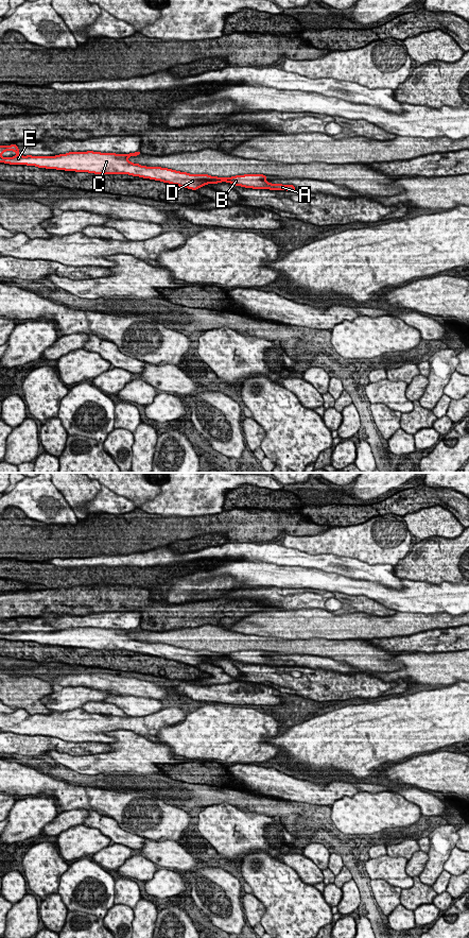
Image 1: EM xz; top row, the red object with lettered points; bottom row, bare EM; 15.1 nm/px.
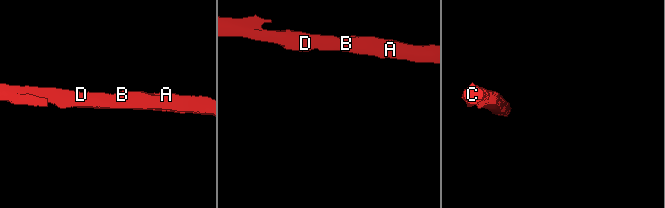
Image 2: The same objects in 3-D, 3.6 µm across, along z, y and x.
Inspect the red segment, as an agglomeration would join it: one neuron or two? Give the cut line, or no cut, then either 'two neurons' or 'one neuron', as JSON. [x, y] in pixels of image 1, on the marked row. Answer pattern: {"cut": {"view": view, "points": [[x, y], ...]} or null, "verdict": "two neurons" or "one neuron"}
{"cut": null, "verdict": "one neuron"}

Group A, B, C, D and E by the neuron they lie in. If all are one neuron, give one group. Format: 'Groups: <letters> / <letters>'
Groups: A B C D E

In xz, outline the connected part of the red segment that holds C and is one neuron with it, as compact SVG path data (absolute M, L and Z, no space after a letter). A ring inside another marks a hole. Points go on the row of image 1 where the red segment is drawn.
M16 144L0 146L0 163L10 165L27 165L46 169L88 172L94 174L128 174L160 181L192 190L196 190L207 184L218 184L222 182L253 189L296 190L293 185L267 183L266 175L263 174L244 174L227 178L208 174L195 175L168 168L141 166L139 164L131 163L127 159L131 156L140 154L140 151L129 154L87 151L69 152L55 156L22 156L19 154L19 149ZM6 151L14 151L17 155L14 157L2 157L2 153Z

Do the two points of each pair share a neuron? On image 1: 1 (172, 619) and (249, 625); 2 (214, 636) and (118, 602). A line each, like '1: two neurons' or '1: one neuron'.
1: two neurons
2: two neurons

